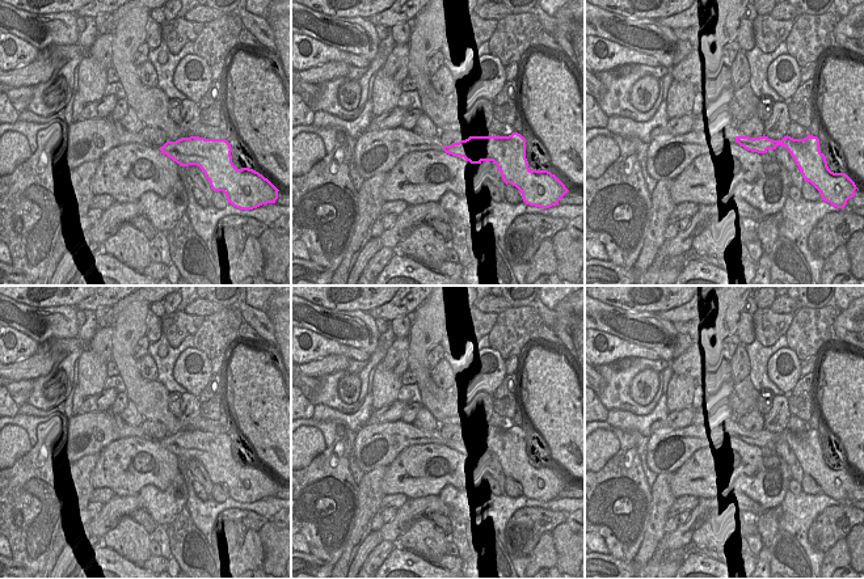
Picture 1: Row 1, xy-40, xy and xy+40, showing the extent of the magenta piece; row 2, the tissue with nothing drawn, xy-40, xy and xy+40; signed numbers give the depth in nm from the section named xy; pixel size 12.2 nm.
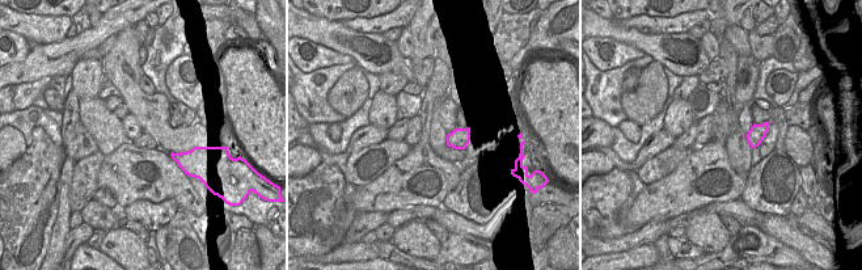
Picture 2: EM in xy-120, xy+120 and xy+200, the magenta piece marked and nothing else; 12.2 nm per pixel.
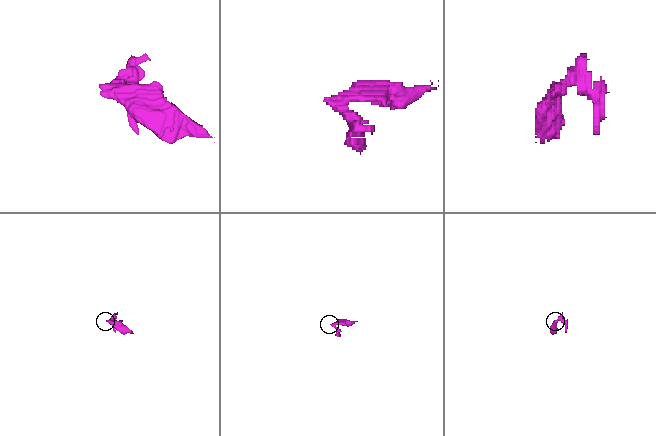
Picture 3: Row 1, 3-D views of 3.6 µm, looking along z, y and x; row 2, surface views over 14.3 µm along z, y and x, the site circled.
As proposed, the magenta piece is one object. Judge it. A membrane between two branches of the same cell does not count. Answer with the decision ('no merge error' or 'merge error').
merge error

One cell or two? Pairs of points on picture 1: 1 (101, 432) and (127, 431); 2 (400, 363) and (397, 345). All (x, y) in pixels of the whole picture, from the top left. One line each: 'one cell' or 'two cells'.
1: one cell
2: one cell

